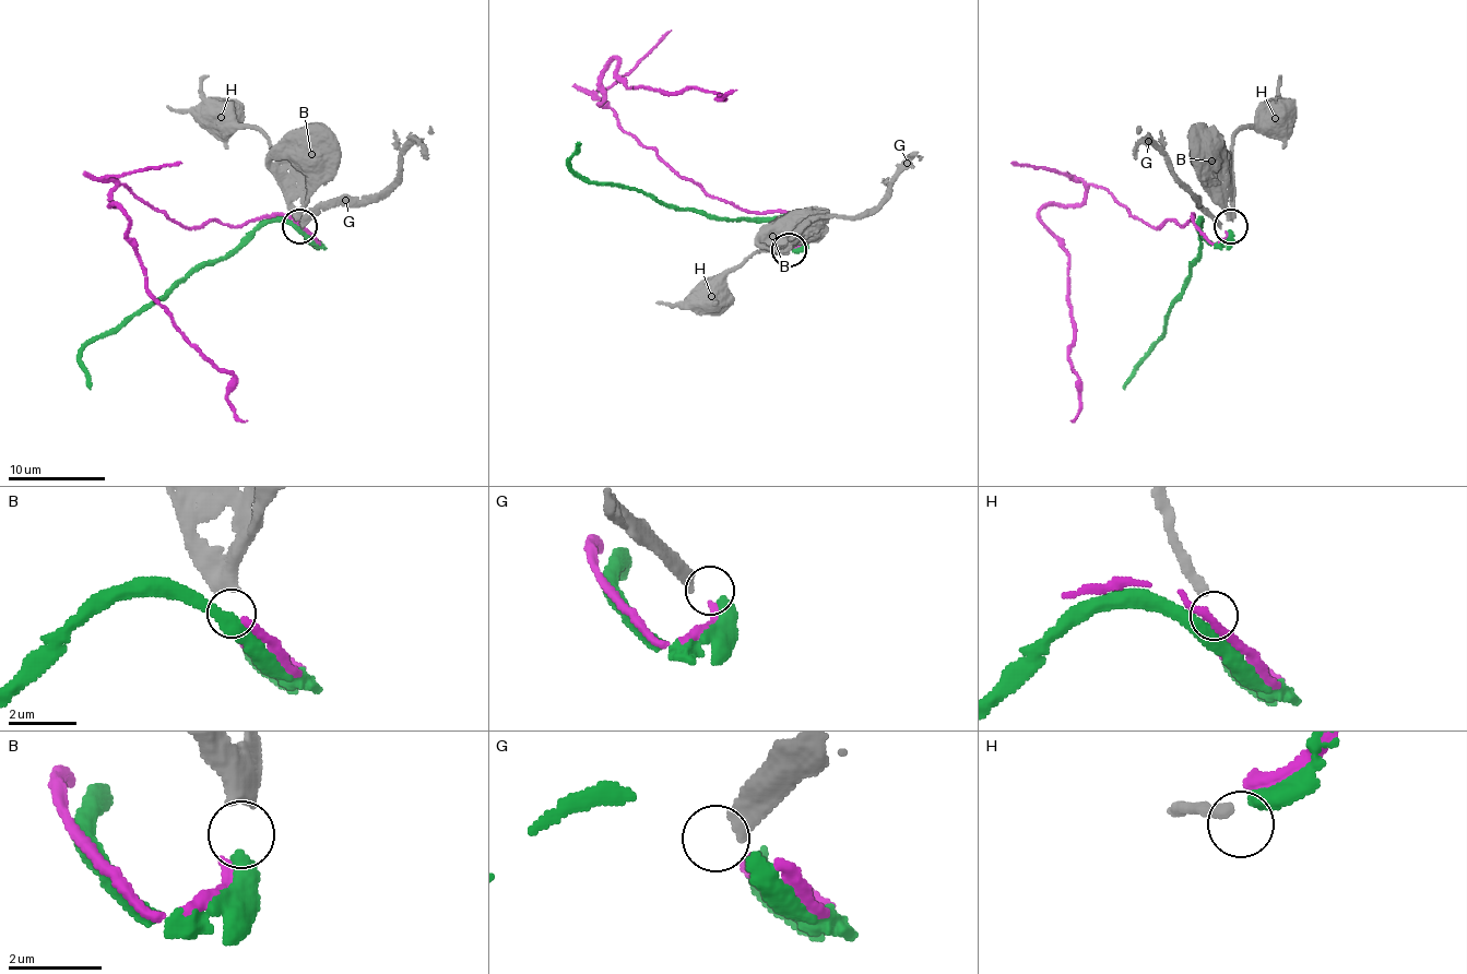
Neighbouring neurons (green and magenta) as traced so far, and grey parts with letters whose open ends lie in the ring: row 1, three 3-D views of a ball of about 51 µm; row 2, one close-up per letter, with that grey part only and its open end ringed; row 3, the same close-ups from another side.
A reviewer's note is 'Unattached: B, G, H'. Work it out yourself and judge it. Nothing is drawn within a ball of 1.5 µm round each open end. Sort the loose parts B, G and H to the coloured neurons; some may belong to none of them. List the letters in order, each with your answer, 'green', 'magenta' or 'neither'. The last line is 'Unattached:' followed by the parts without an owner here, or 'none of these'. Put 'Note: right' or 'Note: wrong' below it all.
B: green
G: neither
H: neither
Unattached: G, H
Note: wrong

